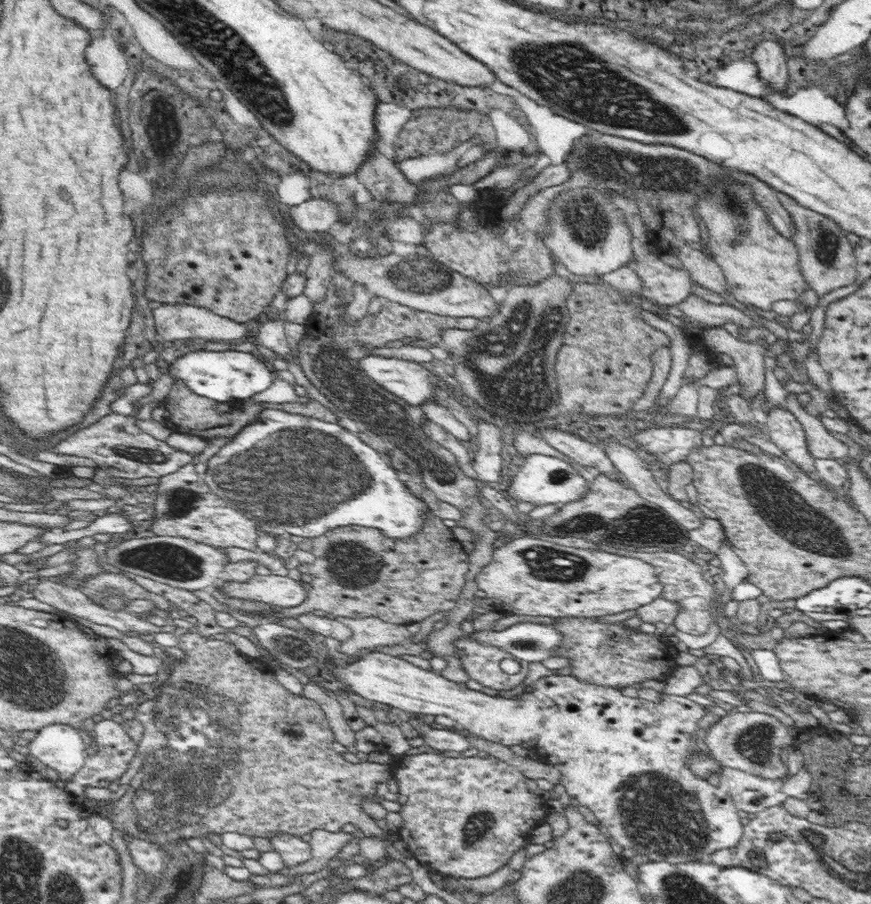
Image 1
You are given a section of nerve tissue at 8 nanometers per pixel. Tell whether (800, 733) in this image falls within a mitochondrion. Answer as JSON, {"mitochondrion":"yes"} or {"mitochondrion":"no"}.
{"mitochondrion":"no"}

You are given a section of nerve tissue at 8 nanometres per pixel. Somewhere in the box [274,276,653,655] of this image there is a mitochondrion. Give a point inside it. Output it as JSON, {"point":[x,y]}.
{"point":[511,358]}

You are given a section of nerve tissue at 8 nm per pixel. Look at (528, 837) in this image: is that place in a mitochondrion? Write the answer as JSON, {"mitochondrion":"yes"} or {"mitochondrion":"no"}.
{"mitochondrion":"no"}

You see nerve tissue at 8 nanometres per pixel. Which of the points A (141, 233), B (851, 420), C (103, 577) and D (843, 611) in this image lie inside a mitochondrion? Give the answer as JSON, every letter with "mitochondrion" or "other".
{"A":"other","B":"other","C":"other","D":"other"}

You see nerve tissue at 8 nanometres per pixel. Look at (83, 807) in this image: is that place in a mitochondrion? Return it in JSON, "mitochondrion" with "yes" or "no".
{"mitochondrion":"no"}

